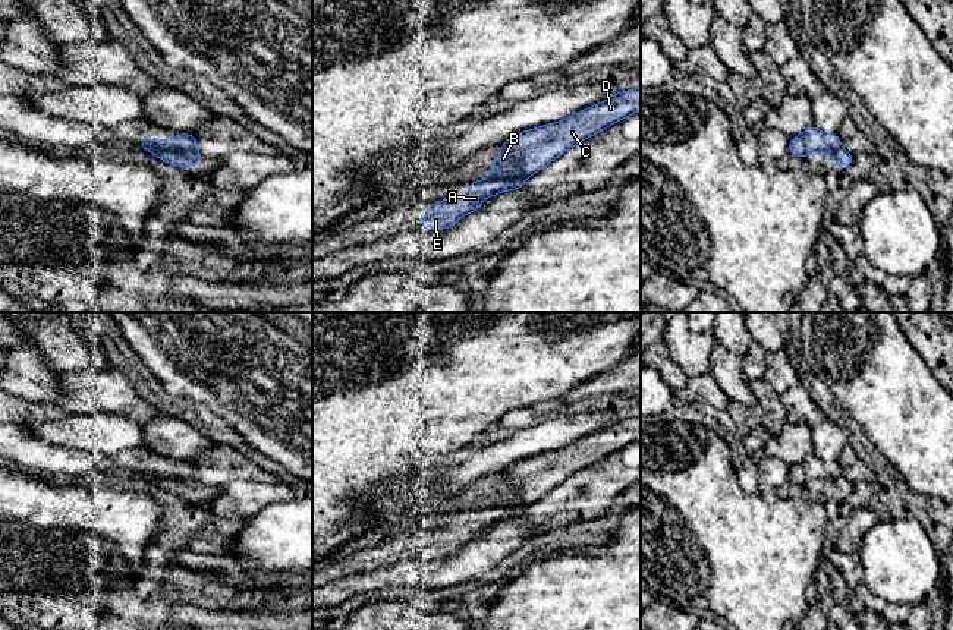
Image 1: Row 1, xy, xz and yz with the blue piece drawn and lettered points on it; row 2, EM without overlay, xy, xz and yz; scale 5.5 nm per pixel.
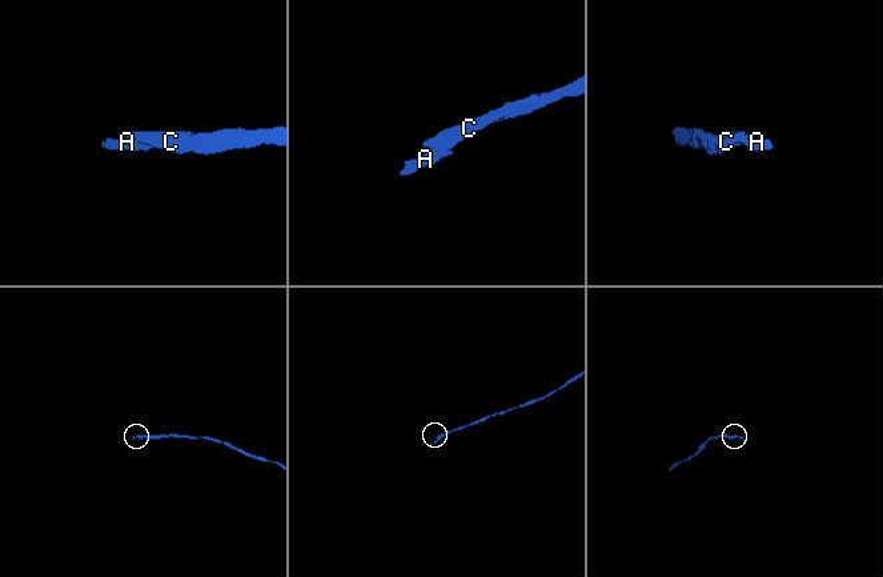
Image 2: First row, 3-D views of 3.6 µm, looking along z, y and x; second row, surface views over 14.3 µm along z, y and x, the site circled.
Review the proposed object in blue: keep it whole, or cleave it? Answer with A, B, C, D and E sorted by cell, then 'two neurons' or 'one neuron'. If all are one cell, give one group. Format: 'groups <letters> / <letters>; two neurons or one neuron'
groups A E / B C D; two neurons

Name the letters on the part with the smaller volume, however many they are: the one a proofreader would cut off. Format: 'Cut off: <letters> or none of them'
Cut off: A, E

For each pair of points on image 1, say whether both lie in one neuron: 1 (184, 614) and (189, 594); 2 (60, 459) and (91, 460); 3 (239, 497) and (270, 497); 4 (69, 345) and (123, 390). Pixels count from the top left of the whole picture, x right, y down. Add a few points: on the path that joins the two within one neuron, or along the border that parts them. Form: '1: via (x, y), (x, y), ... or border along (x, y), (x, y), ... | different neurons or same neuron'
1: border along (173, 601), (220, 610) | different neurons
2: via (68, 460), (84, 460) | same neuron
3: via (247, 497), (263, 497) | same neuron
4: border along (110, 365), (101, 369), (65, 372) | different neurons

